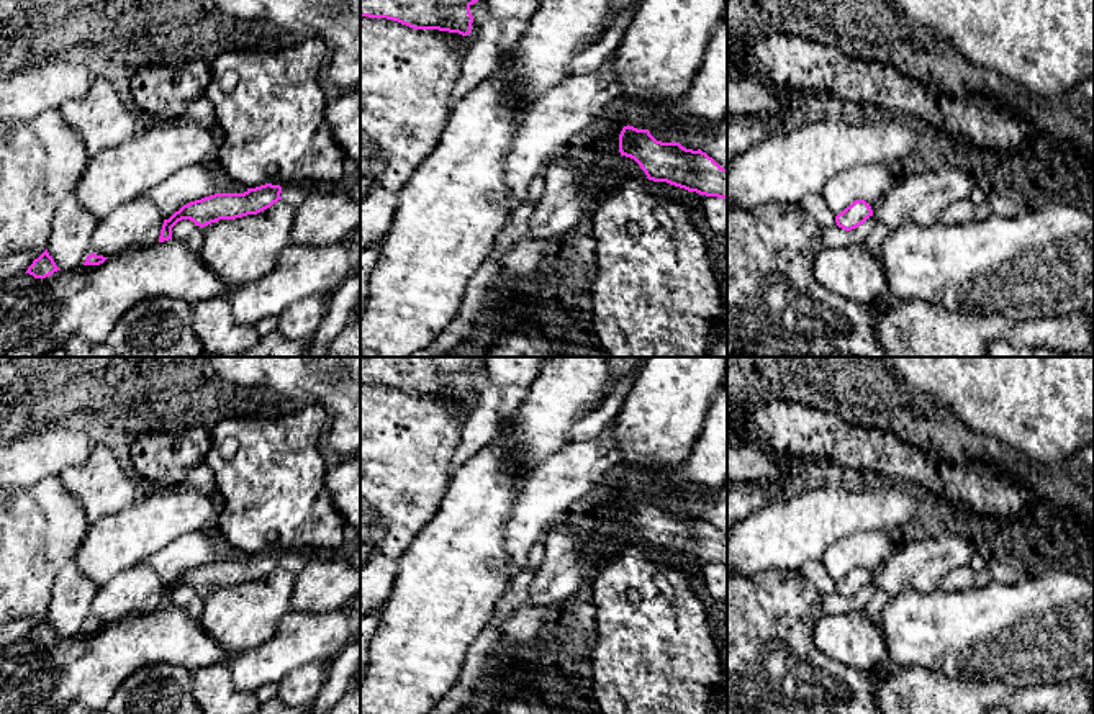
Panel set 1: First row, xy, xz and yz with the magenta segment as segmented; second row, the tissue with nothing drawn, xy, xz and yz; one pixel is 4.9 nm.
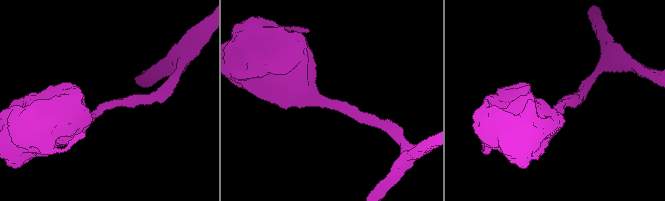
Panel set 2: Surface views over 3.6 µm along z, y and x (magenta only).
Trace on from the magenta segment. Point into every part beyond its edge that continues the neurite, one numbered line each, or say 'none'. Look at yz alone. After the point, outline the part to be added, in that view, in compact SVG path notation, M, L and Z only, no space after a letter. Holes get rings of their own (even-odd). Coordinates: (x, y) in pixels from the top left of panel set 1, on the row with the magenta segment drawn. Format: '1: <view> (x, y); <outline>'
none

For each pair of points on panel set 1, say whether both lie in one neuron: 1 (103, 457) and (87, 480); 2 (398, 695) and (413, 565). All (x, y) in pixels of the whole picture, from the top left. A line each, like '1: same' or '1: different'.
1: same
2: same

